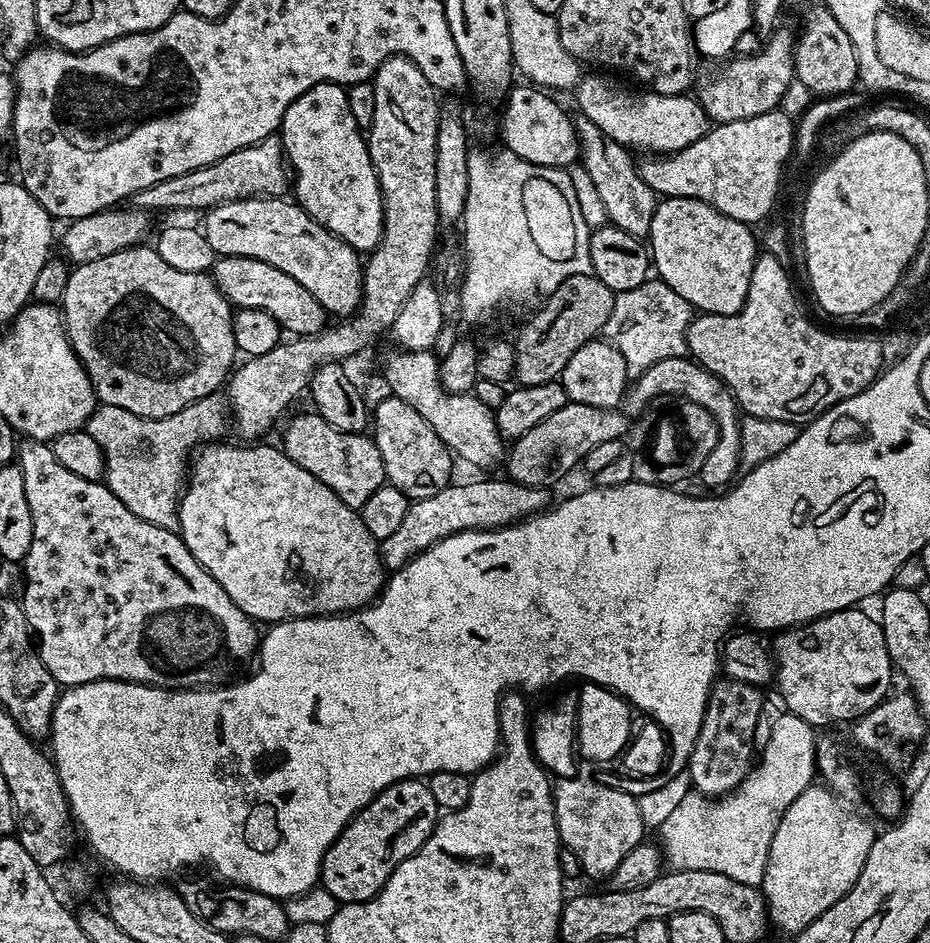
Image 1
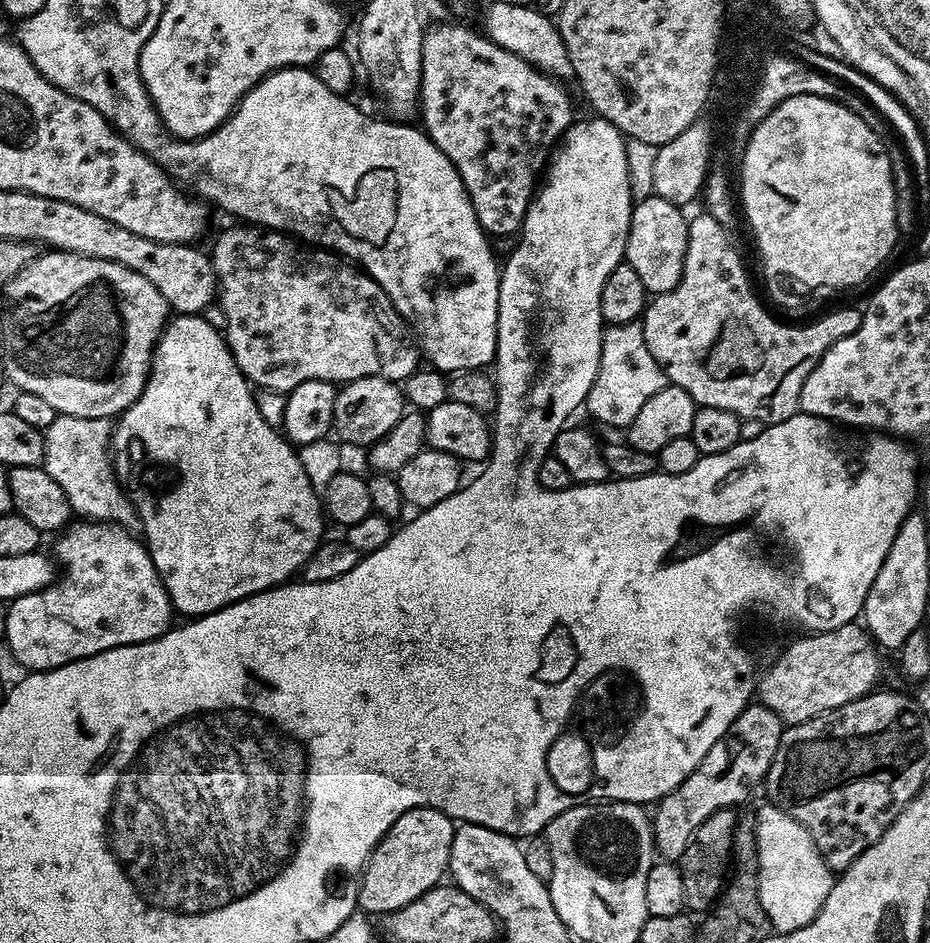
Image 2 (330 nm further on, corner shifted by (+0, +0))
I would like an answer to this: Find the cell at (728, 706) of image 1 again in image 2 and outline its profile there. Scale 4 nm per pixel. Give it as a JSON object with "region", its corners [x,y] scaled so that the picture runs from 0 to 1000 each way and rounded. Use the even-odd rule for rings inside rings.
{"region":[[[777,857],[763,863],[763,867],[759,867],[759,872],[751,876],[747,891],[742,893],[742,897],[738,897],[731,908],[729,919],[733,927],[733,944],[738,944],[735,957],[741,964],[745,963],[745,968],[760,968],[778,944],[781,930],[785,925],[787,890],[791,883],[792,869],[792,862],[786,857]]]}

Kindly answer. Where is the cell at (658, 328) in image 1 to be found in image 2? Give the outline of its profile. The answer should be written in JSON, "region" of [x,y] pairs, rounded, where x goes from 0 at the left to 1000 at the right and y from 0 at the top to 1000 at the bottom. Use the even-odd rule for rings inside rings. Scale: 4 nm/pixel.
{"region":[[[681,341],[677,344],[660,344],[649,349],[649,358],[645,362],[645,387],[643,397],[639,401],[639,409],[634,409],[634,418],[628,423],[627,432],[632,433],[632,437],[645,450],[651,450],[654,454],[667,454],[673,456],[677,448],[682,448],[686,435],[690,435],[694,428],[702,418],[708,418],[708,414],[716,410],[716,400],[710,385],[699,375],[695,367],[692,357],[691,343]]]}

